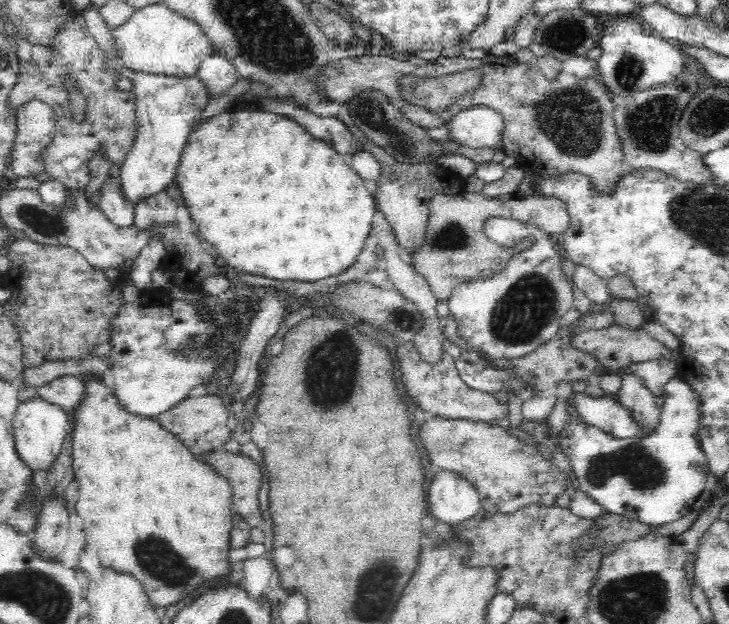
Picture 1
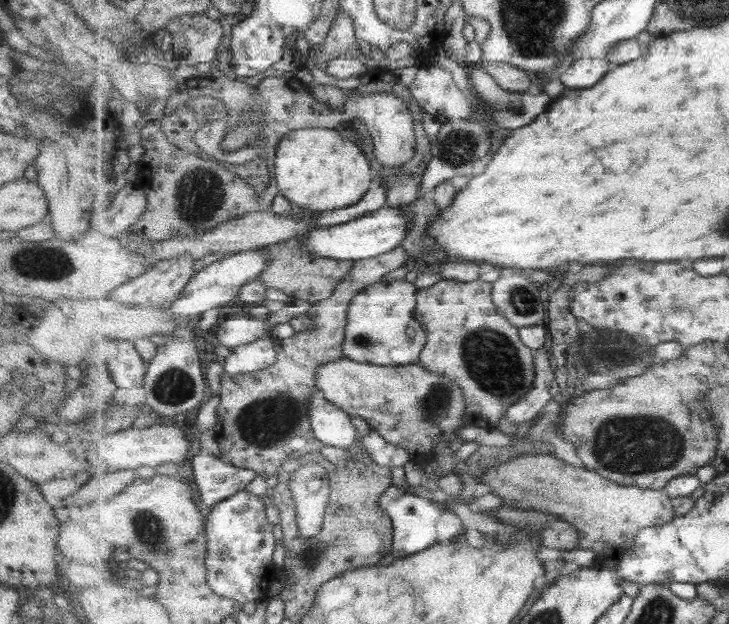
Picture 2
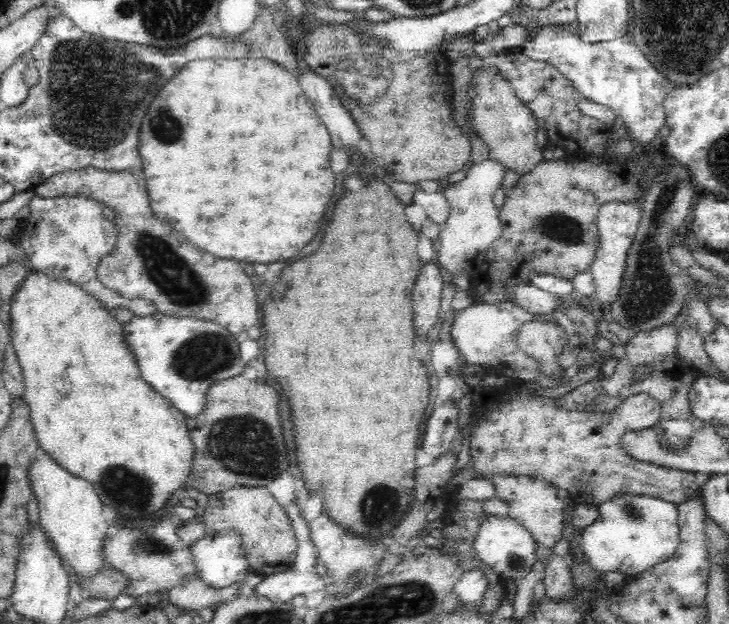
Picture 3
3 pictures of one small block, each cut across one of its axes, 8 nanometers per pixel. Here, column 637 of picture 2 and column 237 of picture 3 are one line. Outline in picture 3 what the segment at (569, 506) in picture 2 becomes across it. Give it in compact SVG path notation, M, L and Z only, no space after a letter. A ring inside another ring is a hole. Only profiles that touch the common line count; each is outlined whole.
M238 486L206 495L199 510L210 533L223 535L226 531L236 532L249 562L249 572L266 577L293 568L294 550L297 550L295 531L284 507L267 487Z

